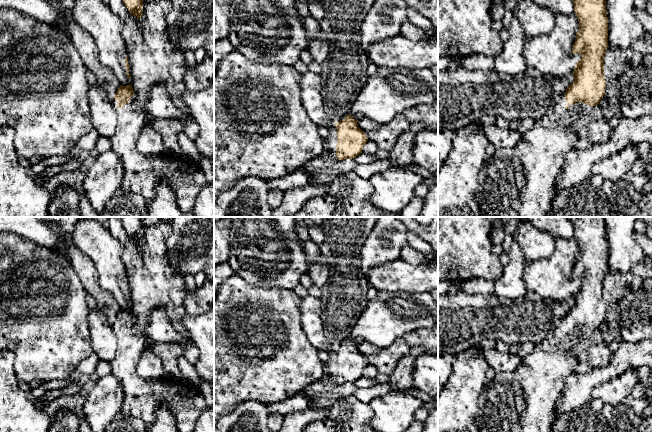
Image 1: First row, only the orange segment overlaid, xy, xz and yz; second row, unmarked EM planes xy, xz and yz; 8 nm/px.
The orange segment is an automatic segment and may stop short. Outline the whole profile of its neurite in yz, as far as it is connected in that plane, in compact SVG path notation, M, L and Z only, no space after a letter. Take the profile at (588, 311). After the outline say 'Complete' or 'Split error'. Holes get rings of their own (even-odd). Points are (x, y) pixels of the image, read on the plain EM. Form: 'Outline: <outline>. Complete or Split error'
Outline: M567 217L574 228L574 236L578 242L579 253L573 268L572 278L581 278L573 295L574 305L567 310L566 316L553 332L540 343L525 358L525 362L512 371L501 371L487 381L480 394L480 432L551 432L556 422L555 408L557 406L563 383L567 376L575 374L575 367L580 363L580 355L590 346L590 340L582 337L581 343L571 349L563 347L564 339L577 326L589 330L599 328L605 319L606 304L604 300L604 282L608 271L608 241L604 217Z. Split error

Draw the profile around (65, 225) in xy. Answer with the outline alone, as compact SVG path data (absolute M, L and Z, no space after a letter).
M37 217L40 221L54 225L67 239L71 236L80 217Z

